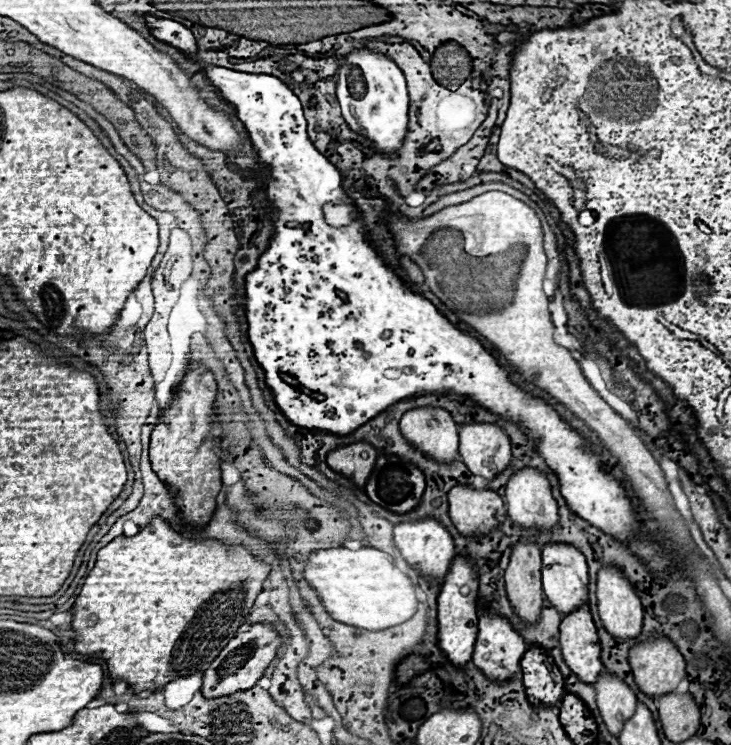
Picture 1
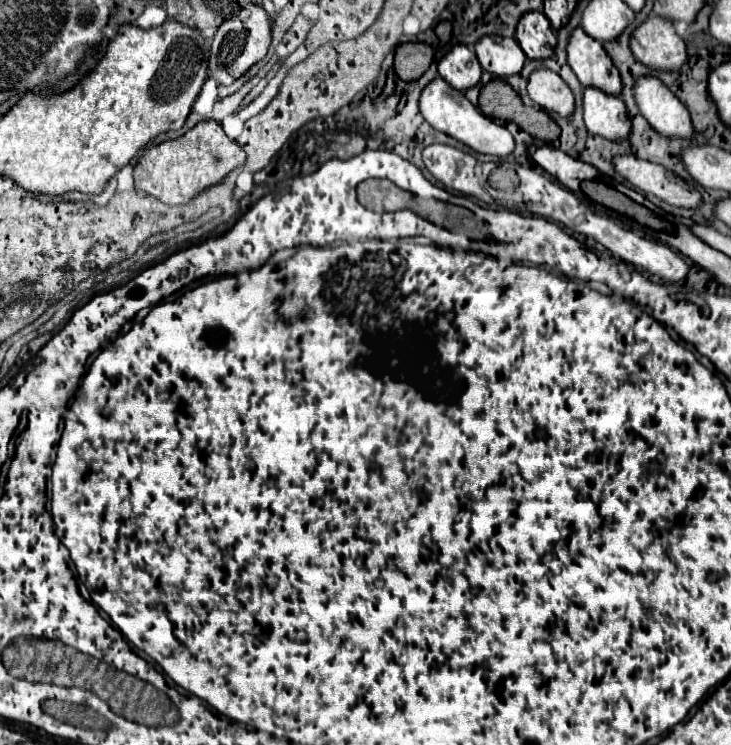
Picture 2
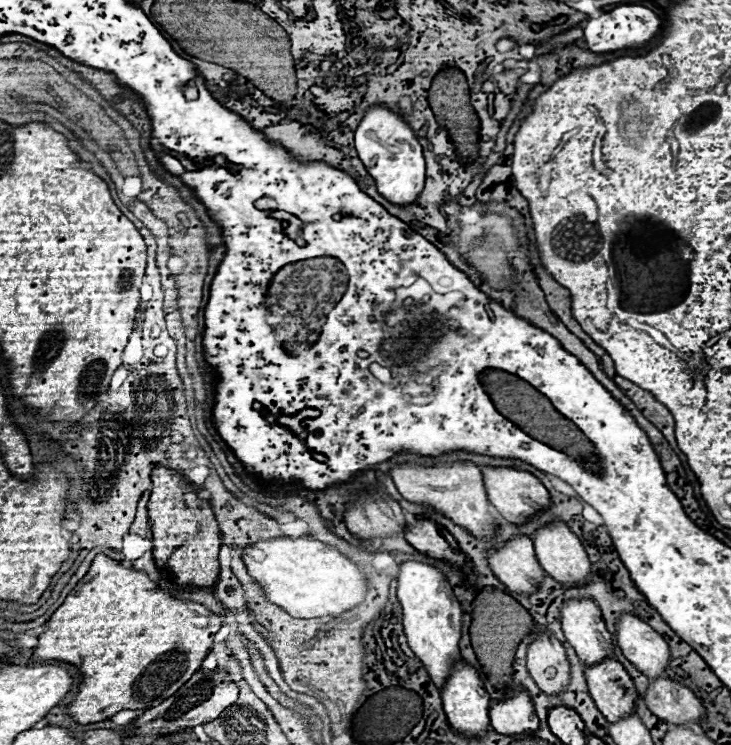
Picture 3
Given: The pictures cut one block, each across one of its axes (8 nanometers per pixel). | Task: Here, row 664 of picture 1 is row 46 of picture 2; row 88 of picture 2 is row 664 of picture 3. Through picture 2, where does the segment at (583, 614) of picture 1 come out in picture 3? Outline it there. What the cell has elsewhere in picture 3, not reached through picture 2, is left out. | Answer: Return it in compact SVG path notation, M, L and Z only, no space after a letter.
M604 660L598 666L586 668L586 682L590 696L608 722L622 720L622 716L630 716L630 712L634 712L638 694L620 662Z

